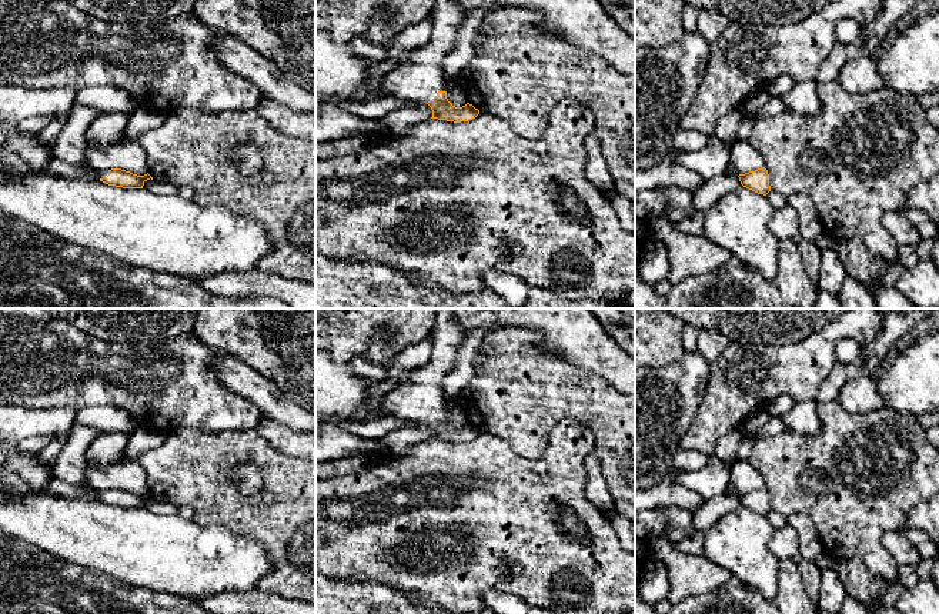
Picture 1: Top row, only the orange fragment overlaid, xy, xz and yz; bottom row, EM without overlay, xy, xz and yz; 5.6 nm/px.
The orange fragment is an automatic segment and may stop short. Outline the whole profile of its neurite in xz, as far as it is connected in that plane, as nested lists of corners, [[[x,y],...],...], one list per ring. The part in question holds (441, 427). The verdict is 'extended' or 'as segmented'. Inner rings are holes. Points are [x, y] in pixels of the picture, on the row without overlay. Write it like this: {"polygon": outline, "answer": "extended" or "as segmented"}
{"polygon": [[[437,308],[431,331],[432,357],[384,397],[385,416],[401,421],[427,423],[432,430],[431,438],[454,443],[475,438],[479,430],[472,424],[455,427],[448,421],[447,400],[441,394],[442,378],[452,370],[467,336],[468,333],[457,323],[452,308]]], "answer": "extended"}

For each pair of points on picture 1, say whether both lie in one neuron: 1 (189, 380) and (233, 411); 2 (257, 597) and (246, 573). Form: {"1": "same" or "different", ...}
{"1": "same", "2": "different"}

